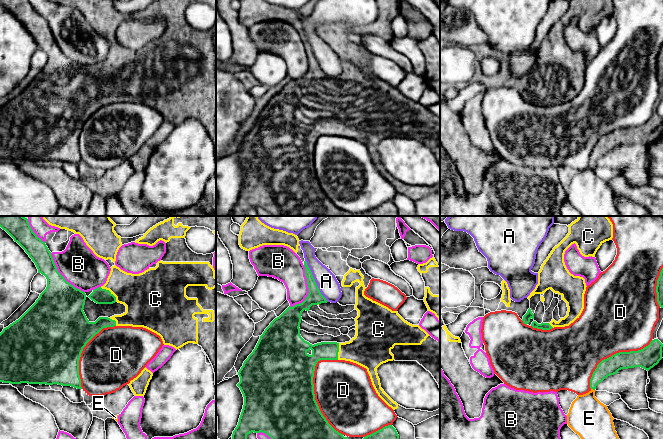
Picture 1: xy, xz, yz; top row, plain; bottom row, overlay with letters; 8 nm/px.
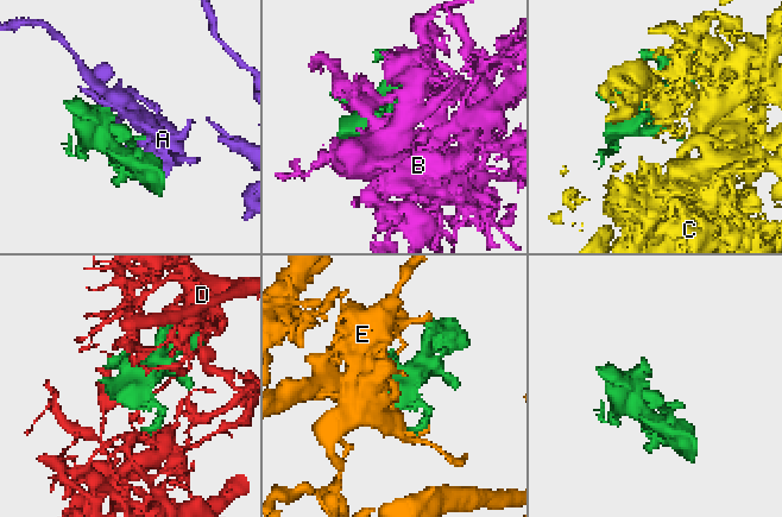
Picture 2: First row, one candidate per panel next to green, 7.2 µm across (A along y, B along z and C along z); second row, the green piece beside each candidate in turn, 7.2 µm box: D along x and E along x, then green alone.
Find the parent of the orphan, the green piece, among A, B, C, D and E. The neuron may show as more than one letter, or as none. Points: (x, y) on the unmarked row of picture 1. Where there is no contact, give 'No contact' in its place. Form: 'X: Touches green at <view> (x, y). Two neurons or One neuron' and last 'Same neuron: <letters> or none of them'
A: Touches green at xz (314, 57). Two neurons
B: Touches green at xz (309, 65). Two neurons
C: Touches green at xy (110, 68). One neuron
D: Touches green at xz (314, 174). Two neurons
E: Touches green at yz (593, 165). Two neurons
Same neuron: C

